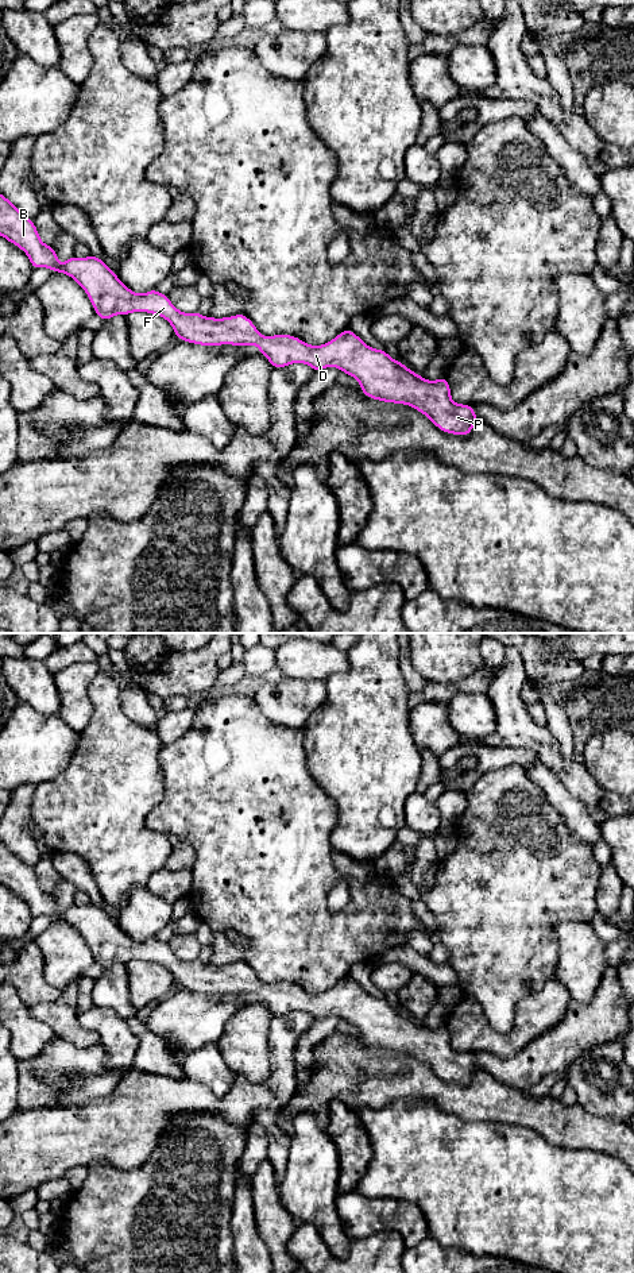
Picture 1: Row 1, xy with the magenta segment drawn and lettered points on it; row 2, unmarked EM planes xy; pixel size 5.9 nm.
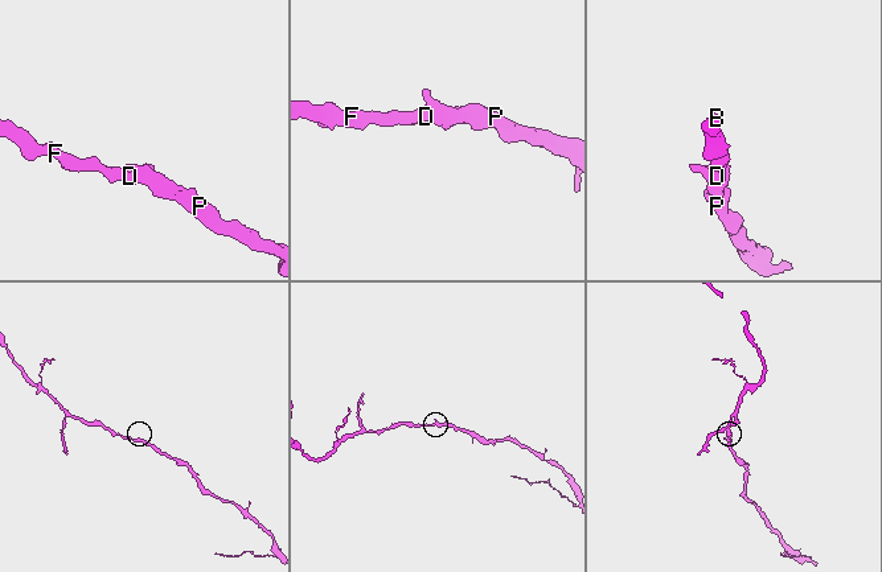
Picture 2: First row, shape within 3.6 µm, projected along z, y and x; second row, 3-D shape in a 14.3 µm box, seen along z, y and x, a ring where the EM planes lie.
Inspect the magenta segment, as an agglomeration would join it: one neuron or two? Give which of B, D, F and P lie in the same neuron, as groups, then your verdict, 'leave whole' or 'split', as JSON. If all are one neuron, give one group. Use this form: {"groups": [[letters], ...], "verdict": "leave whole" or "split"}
{"groups": [["B", "D", "F", "P"]], "verdict": "leave whole"}

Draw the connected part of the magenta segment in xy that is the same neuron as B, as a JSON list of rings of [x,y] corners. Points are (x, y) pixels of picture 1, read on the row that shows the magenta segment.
[[[1,193],[0,236],[23,250],[27,254],[32,269],[47,267],[54,273],[70,275],[85,290],[93,305],[94,313],[98,315],[103,321],[112,319],[115,315],[127,316],[134,312],[147,312],[167,320],[175,332],[175,337],[192,344],[206,347],[223,344],[258,346],[259,352],[268,359],[274,369],[282,369],[293,363],[305,363],[314,371],[321,371],[330,366],[337,367],[360,383],[364,396],[383,402],[409,405],[426,416],[445,433],[468,436],[473,425],[479,421],[473,406],[455,404],[452,401],[451,386],[445,377],[441,377],[437,381],[422,378],[420,374],[407,369],[401,360],[394,360],[384,350],[368,347],[349,328],[344,329],[335,339],[322,346],[310,346],[293,335],[262,336],[255,324],[243,313],[223,319],[205,317],[198,310],[194,313],[178,310],[169,297],[159,293],[156,289],[143,294],[134,293],[117,278],[116,273],[112,271],[101,258],[93,255],[77,258],[73,255],[61,265],[55,248],[53,246],[46,246],[40,240],[34,221],[24,216]]]

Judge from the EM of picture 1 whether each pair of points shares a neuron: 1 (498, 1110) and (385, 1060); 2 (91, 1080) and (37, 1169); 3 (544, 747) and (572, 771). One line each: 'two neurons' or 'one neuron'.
1: one neuron
2: two neurons
3: one neuron

